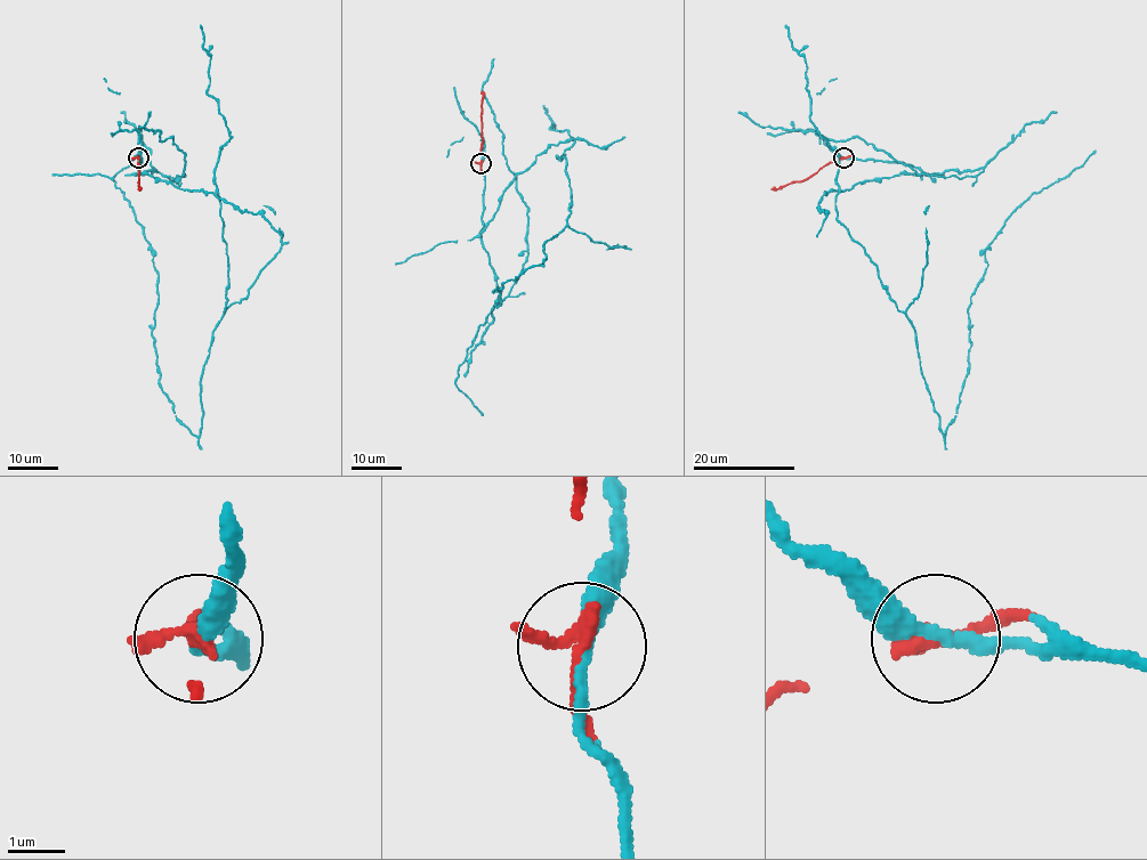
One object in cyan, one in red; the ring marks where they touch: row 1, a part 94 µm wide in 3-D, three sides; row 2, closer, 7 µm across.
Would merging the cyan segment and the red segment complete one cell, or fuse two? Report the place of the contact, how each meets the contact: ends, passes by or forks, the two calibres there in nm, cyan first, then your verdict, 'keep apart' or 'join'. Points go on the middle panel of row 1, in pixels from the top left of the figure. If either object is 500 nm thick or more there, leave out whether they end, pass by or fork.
at (481, 163); cyan passes by; red passes by; 260 nm thick on the cyan side, 220 nm on the other; join

